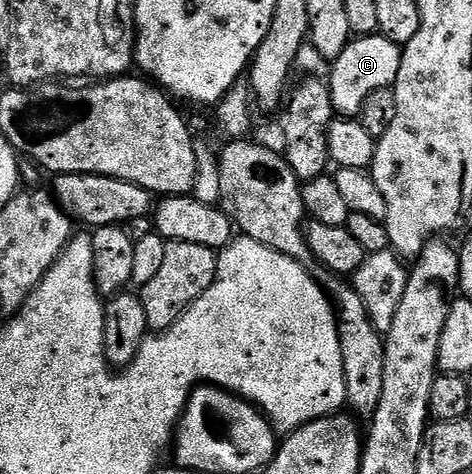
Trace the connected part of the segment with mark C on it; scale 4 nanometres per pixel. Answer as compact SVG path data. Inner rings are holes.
M380 34L350 39L343 54L332 61L327 72L334 113L341 118L360 117L363 102L367 102L367 98L375 94L375 90L392 88L397 82L402 51L402 45L391 42Z

